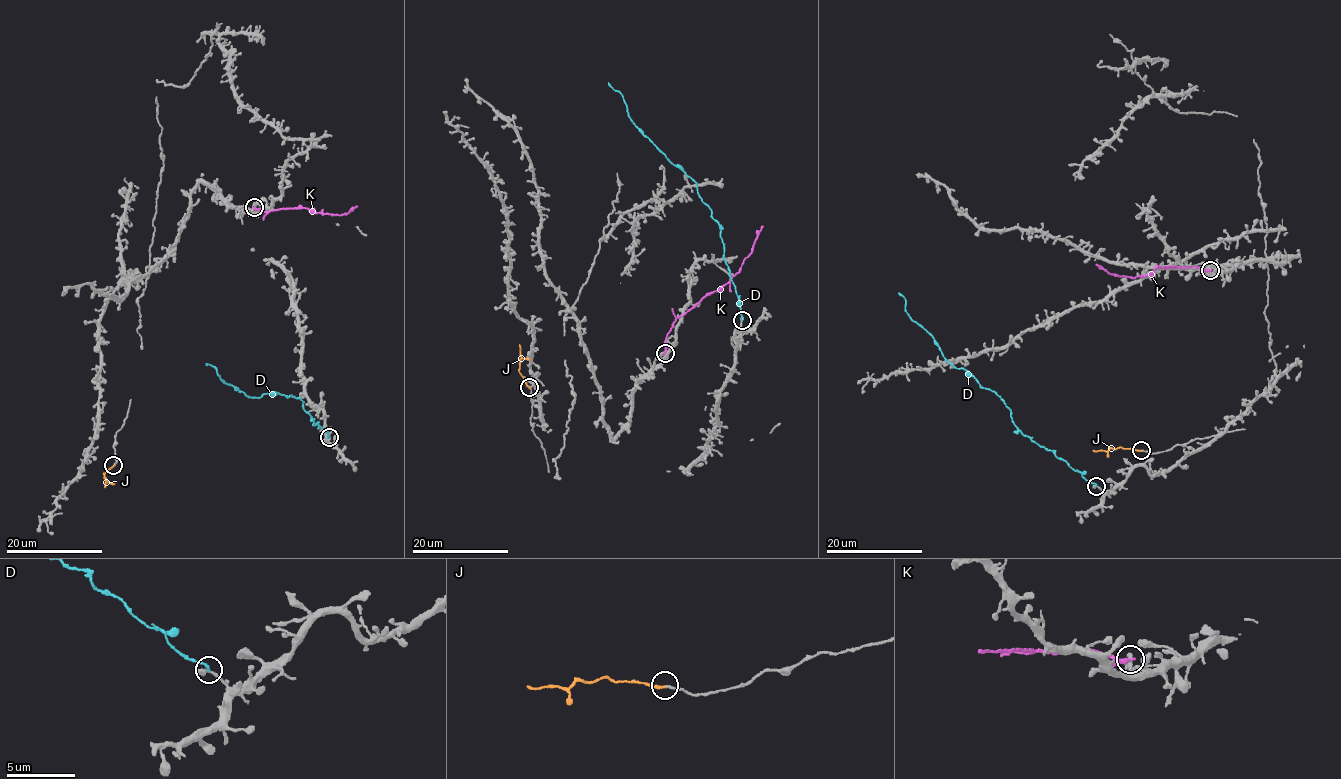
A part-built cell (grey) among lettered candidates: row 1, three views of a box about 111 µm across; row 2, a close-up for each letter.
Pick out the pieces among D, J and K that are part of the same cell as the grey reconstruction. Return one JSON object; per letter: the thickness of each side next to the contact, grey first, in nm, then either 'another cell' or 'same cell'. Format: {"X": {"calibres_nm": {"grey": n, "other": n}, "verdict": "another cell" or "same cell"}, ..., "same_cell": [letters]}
{"D": {"calibres_nm": {"grey": 400, "other": 170}, "verdict": "another cell"}, "J": {"calibres_nm": {"grey": 140, "other": 180}, "verdict": "same cell"}, "K": {"calibres_nm": {"grey": 320, "other": 220}, "verdict": "another cell"}, "same_cell": ["J"]}

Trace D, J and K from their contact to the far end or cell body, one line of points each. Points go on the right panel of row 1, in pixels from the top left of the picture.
D: (1096, 486), (1023, 434), (1011, 409), (992, 391), (950, 364), (925, 329), (910, 318), (898, 292)
J: (1141, 449), (1093, 450)
K: (1210, 270), (1158, 267), (1147, 274), (1120, 277), (1096, 264)

